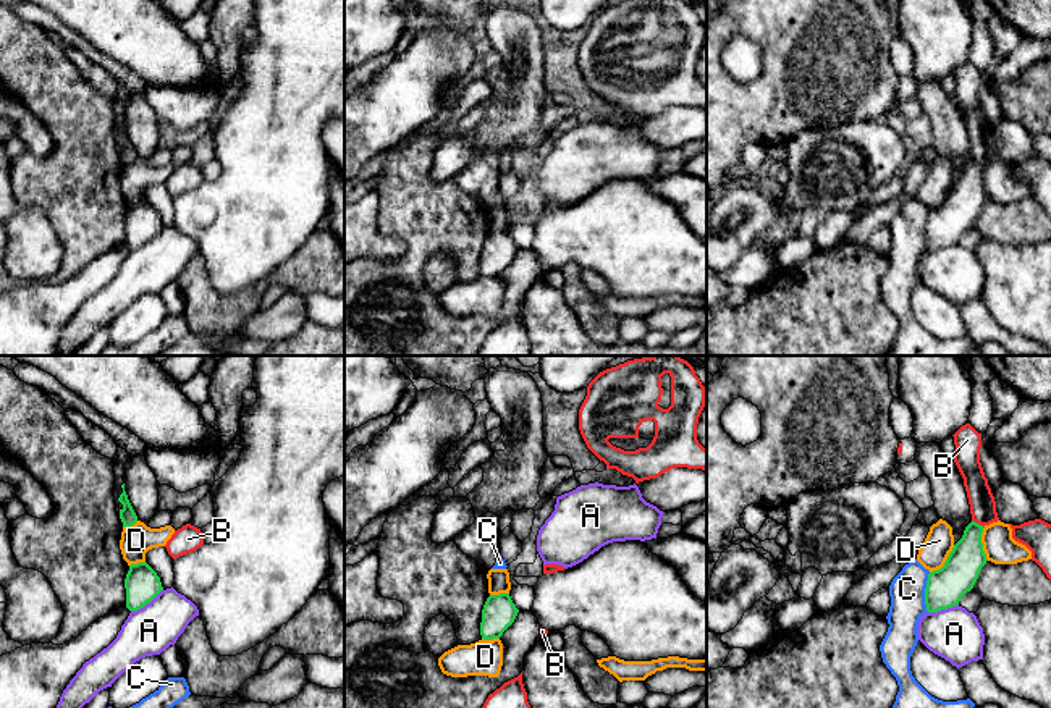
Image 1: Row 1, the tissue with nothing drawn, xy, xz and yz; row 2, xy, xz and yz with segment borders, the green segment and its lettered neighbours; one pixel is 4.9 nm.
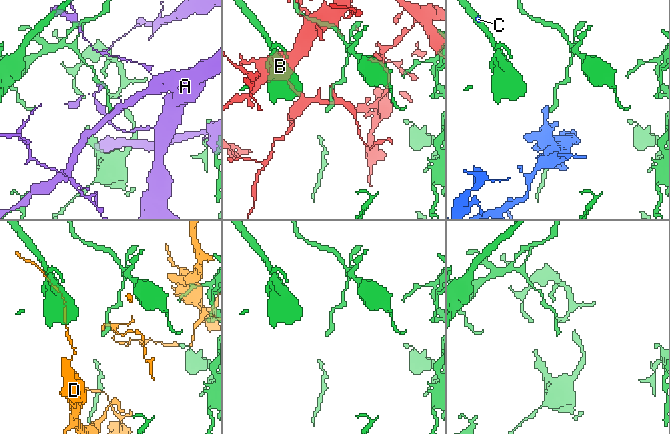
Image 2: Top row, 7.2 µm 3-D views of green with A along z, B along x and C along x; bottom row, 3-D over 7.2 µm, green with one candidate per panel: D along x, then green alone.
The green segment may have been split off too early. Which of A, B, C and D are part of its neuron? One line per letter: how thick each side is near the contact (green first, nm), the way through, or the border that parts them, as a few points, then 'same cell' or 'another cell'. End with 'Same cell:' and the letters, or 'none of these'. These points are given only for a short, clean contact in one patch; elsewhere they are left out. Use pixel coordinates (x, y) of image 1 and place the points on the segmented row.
A: calibres 170 and 240 nm; another cell
B: calibres 180 and 130 nm; another cell
C: calibres 190 and 180 nm; border yz (930, 573), (925, 582), (925, 610); another cell
D: calibres 190 and 140 nm; another cell
Same cell: none of these

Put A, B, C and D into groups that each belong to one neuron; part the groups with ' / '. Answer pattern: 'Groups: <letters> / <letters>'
Groups: A / B / C / D

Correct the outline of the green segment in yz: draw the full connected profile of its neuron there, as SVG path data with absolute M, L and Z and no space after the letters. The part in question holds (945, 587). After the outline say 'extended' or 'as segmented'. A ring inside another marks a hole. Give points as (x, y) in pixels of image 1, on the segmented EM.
M972 520L944 566L928 574L925 588L928 613L957 606L960 598L973 588L981 567L988 561L981 543L983 529L983 525Z; as segmented

